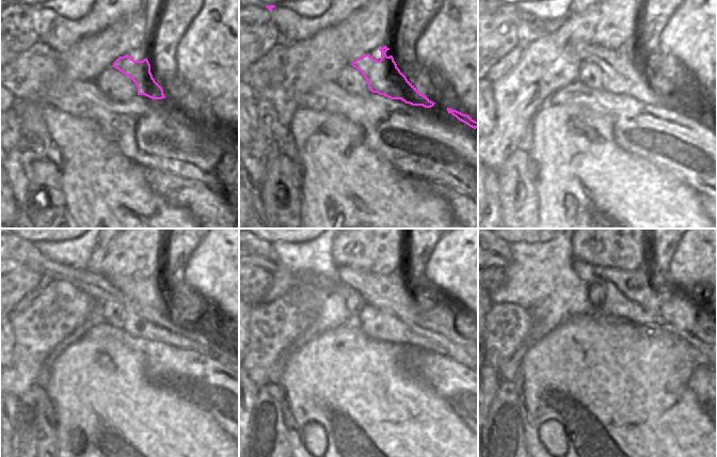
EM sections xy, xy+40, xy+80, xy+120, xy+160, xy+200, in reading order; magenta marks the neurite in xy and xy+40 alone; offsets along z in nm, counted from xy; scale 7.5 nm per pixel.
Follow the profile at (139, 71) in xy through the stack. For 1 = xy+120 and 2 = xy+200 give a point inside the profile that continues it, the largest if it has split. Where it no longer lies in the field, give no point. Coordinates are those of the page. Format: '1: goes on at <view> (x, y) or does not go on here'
1: goes on at xy+120 (139, 320)
2: goes on at xy+200 (499, 251)

